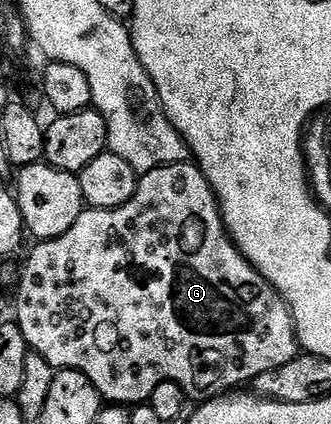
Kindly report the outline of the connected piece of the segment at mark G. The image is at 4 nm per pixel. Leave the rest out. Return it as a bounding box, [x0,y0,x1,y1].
[16,163,300,407]

